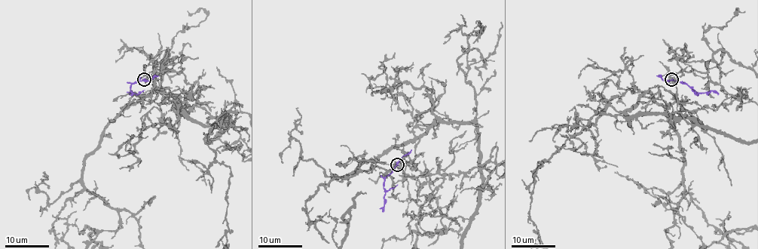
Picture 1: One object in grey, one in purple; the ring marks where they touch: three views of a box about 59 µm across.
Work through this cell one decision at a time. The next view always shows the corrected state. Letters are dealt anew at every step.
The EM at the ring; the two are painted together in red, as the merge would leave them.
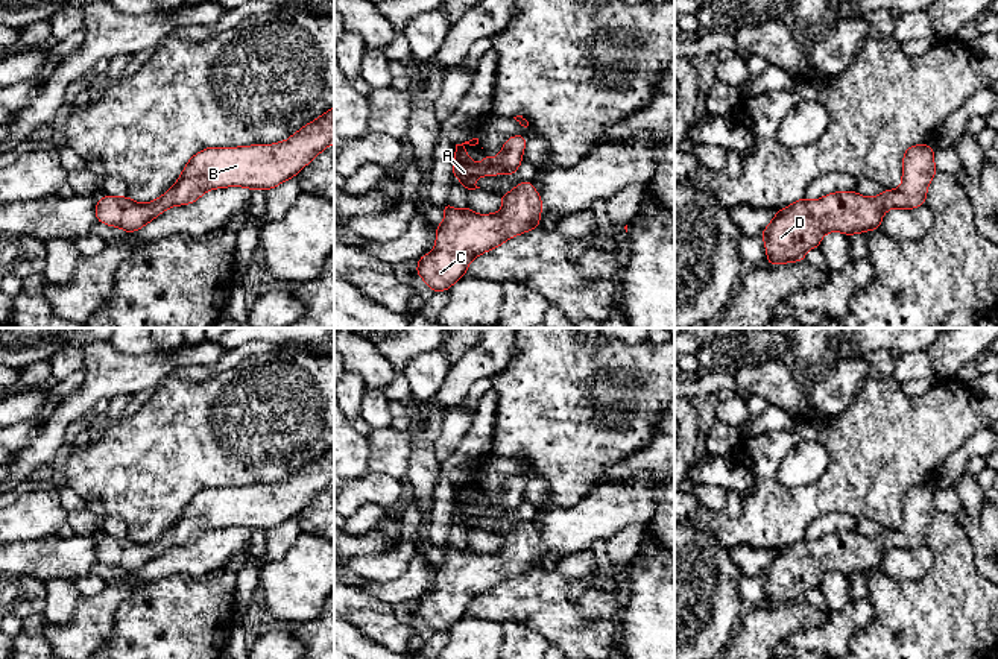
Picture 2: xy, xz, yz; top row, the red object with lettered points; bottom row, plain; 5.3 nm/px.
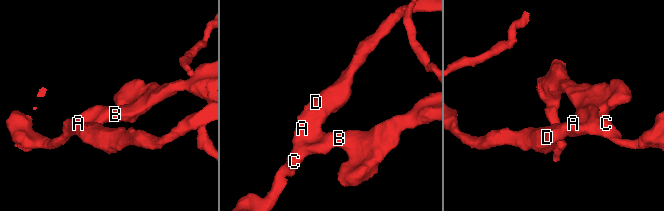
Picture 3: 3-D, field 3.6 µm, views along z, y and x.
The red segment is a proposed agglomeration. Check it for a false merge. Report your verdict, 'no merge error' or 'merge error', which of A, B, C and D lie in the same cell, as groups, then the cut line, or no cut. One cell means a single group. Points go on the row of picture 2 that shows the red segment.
no merge error; A B C D; no cut

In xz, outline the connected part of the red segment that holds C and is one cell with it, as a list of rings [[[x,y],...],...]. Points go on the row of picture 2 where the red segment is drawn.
[[[521,182],[507,194],[500,196],[503,208],[494,214],[475,214],[468,205],[463,210],[454,210],[445,203],[444,222],[436,226],[434,249],[422,255],[418,261],[416,273],[427,282],[433,292],[450,290],[460,279],[469,263],[486,251],[498,248],[509,238],[532,231],[539,226],[542,202],[532,182]]]

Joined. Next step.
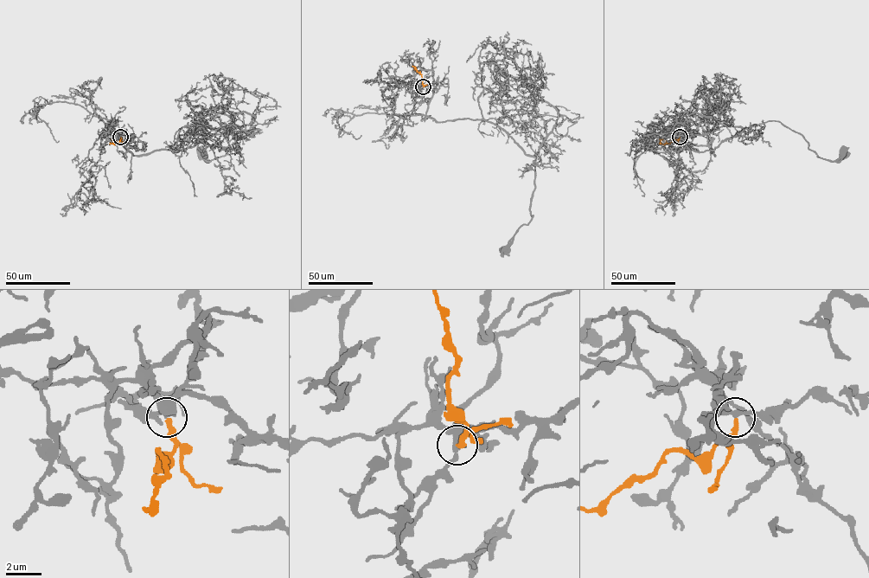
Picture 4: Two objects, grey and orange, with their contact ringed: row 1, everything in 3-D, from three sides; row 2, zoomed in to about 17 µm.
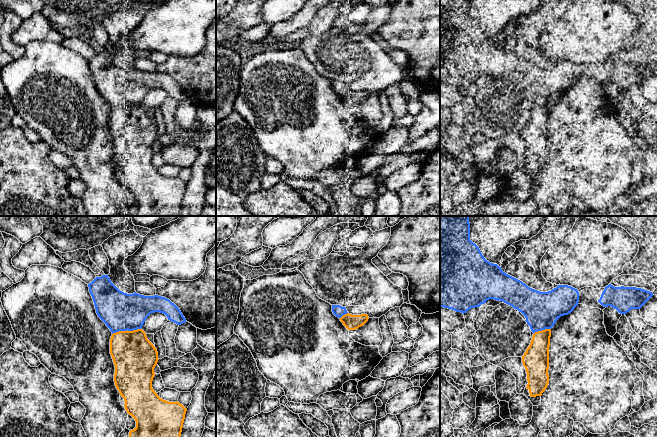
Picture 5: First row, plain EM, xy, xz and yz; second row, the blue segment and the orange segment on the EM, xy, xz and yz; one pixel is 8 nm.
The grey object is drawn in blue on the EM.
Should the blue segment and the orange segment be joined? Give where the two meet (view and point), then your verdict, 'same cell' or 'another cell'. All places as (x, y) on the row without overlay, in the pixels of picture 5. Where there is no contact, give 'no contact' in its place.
xy (126, 106) | same cell

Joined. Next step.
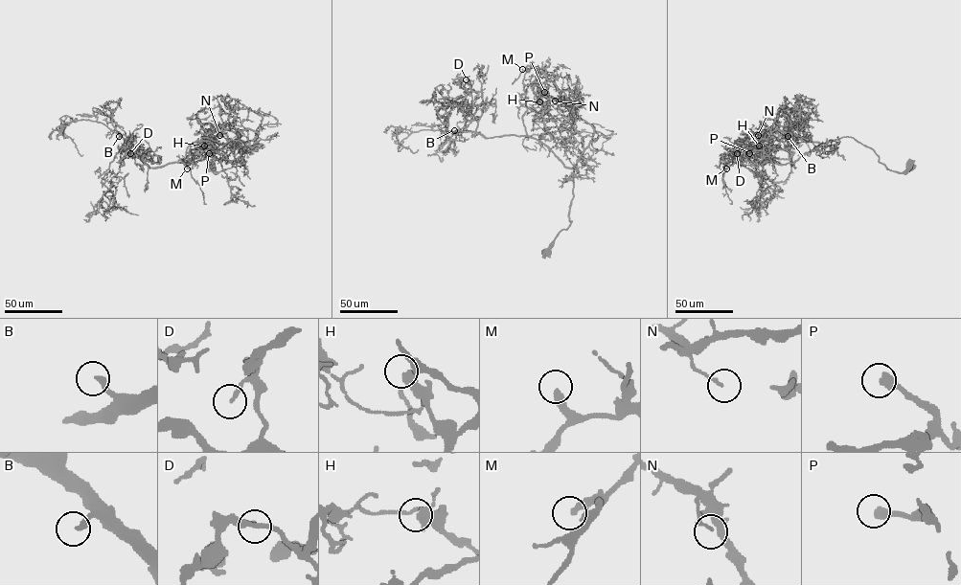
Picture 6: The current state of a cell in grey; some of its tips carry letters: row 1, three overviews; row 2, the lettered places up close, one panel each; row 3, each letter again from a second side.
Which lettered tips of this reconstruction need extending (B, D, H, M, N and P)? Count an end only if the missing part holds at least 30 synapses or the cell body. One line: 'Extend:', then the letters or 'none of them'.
Extend: B, P

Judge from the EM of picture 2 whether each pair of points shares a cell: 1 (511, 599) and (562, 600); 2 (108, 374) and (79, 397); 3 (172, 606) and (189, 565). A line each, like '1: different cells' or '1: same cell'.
1: same cell
2: same cell
3: different cells

